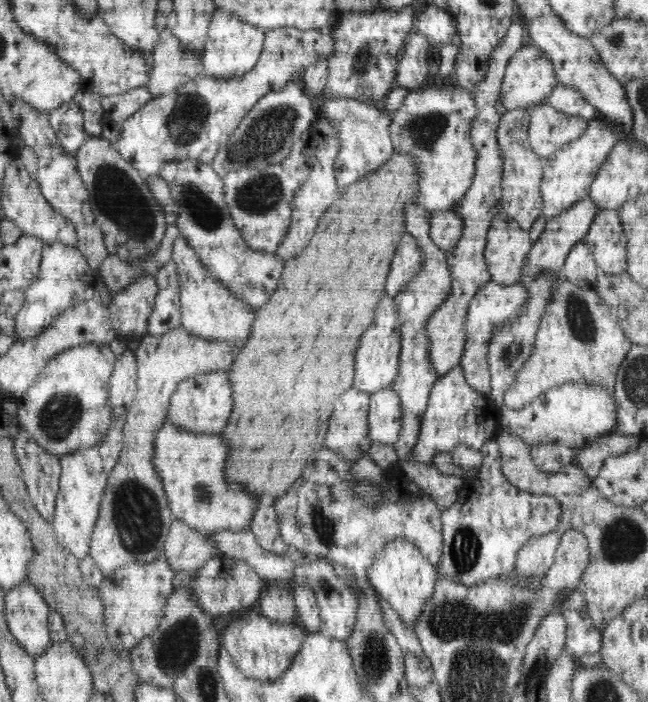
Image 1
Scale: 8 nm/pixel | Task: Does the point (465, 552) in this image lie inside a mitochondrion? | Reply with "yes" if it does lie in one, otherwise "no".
yes

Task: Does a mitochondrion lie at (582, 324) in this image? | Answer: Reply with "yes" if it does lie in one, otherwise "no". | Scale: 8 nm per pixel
yes

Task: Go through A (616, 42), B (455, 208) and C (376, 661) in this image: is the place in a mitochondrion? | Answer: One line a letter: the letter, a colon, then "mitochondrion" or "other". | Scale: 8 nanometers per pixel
A: mitochondrion
B: other
C: mitochondrion

